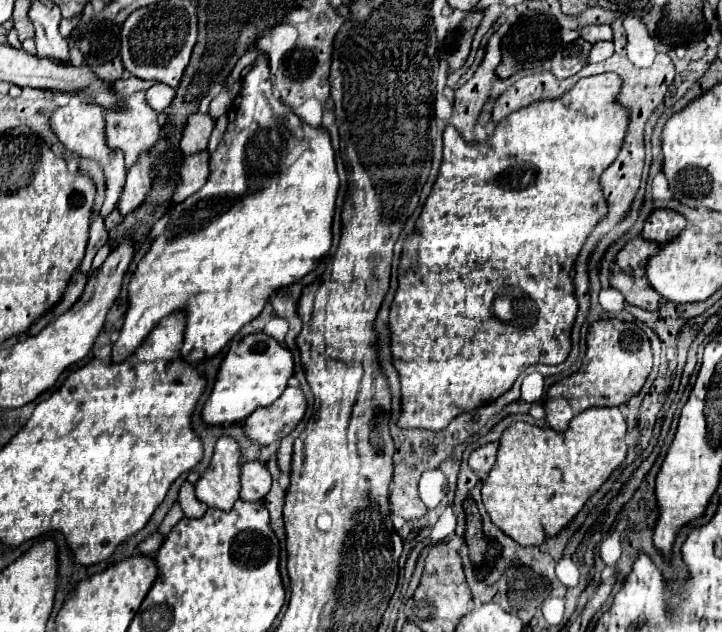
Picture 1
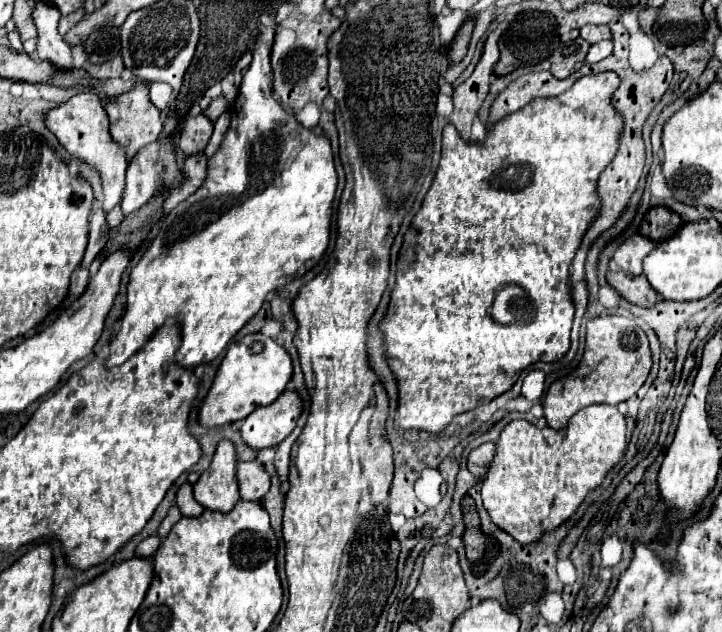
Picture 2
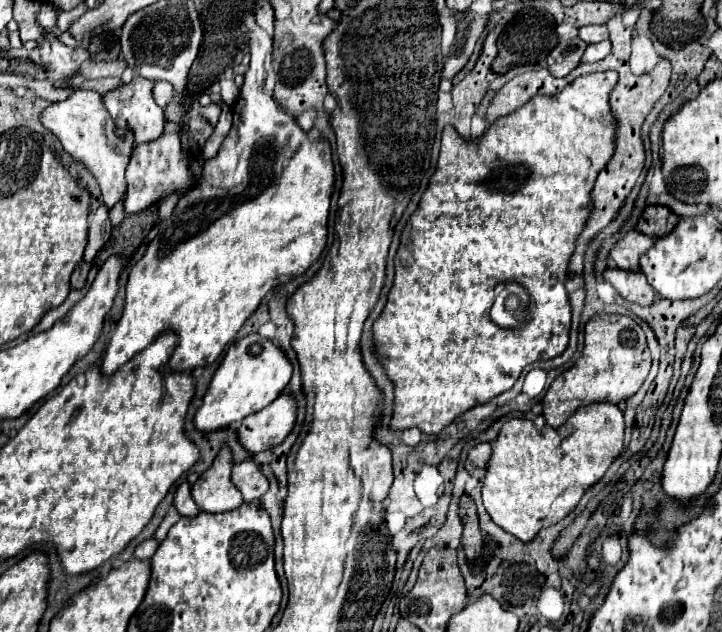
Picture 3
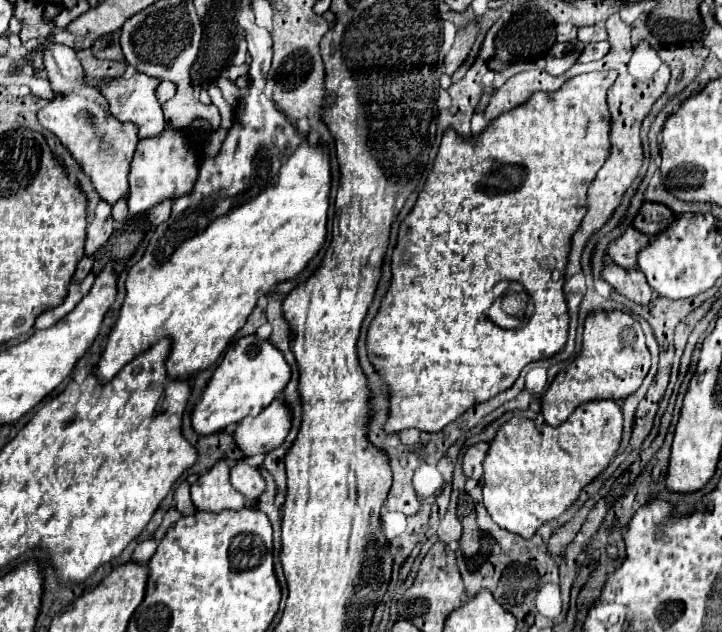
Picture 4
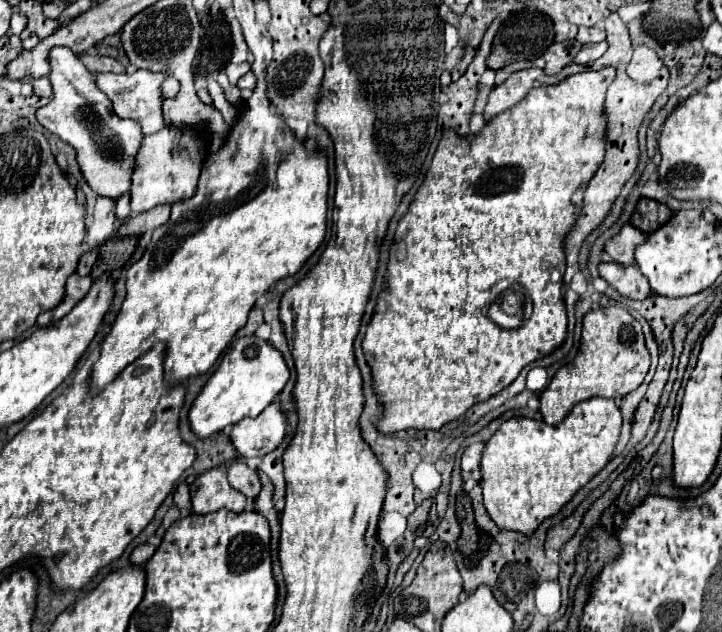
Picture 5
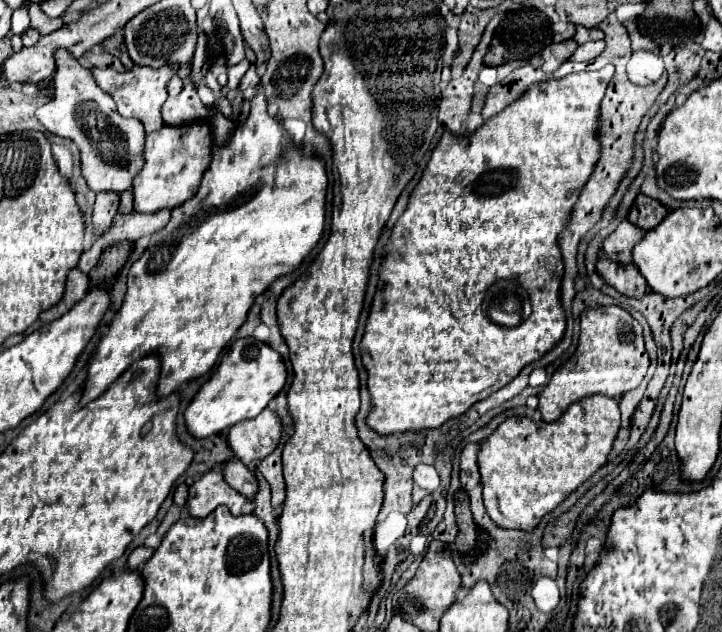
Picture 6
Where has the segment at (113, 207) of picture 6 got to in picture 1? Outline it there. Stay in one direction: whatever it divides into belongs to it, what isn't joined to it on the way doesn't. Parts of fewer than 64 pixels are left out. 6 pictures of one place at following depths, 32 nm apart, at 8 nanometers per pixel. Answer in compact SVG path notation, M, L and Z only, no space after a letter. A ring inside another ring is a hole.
M94 216L92 224L90 224L90 240L88 240L88 248L86 248L86 256L80 264L80 268L84 268L84 272L90 270L90 264L96 256L96 252L106 244L108 240L108 232L106 232L106 226L104 226L104 218L102 216Z

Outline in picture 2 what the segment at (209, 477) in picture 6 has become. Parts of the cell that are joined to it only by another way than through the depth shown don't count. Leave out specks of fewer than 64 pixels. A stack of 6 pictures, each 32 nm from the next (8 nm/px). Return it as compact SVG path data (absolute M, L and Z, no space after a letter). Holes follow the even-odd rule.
M222 440L210 468L194 484L194 498L206 510L228 512L240 502L236 484L236 452L230 440Z

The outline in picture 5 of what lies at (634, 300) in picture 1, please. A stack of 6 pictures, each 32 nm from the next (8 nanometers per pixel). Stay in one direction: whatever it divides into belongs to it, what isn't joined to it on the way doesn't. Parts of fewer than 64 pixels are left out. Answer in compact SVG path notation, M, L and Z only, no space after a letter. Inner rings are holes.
M600 262L598 270L600 270L600 276L626 298L644 300L646 296L652 294L652 290L648 288L648 280L644 280L636 264L622 266L616 262Z

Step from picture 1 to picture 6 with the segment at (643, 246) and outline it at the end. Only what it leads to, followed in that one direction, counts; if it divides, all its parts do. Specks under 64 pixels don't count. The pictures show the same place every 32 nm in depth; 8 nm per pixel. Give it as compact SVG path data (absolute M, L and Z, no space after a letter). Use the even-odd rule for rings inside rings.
M624 220L618 224L618 228L602 242L602 250L610 260L620 260L620 262L630 262L632 260L632 248L636 240L640 240L644 232L634 226L632 222Z

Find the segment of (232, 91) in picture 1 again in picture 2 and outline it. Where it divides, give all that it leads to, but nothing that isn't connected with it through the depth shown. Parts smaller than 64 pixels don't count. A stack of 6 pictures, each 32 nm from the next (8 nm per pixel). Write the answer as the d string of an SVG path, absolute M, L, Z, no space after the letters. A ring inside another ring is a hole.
M220 95L217 99L213 99L210 103L210 106L206 108L206 110L202 110L202 114L204 116L208 116L212 122L216 122L218 120L218 116L224 112L228 108L228 102L224 100L224 96Z

